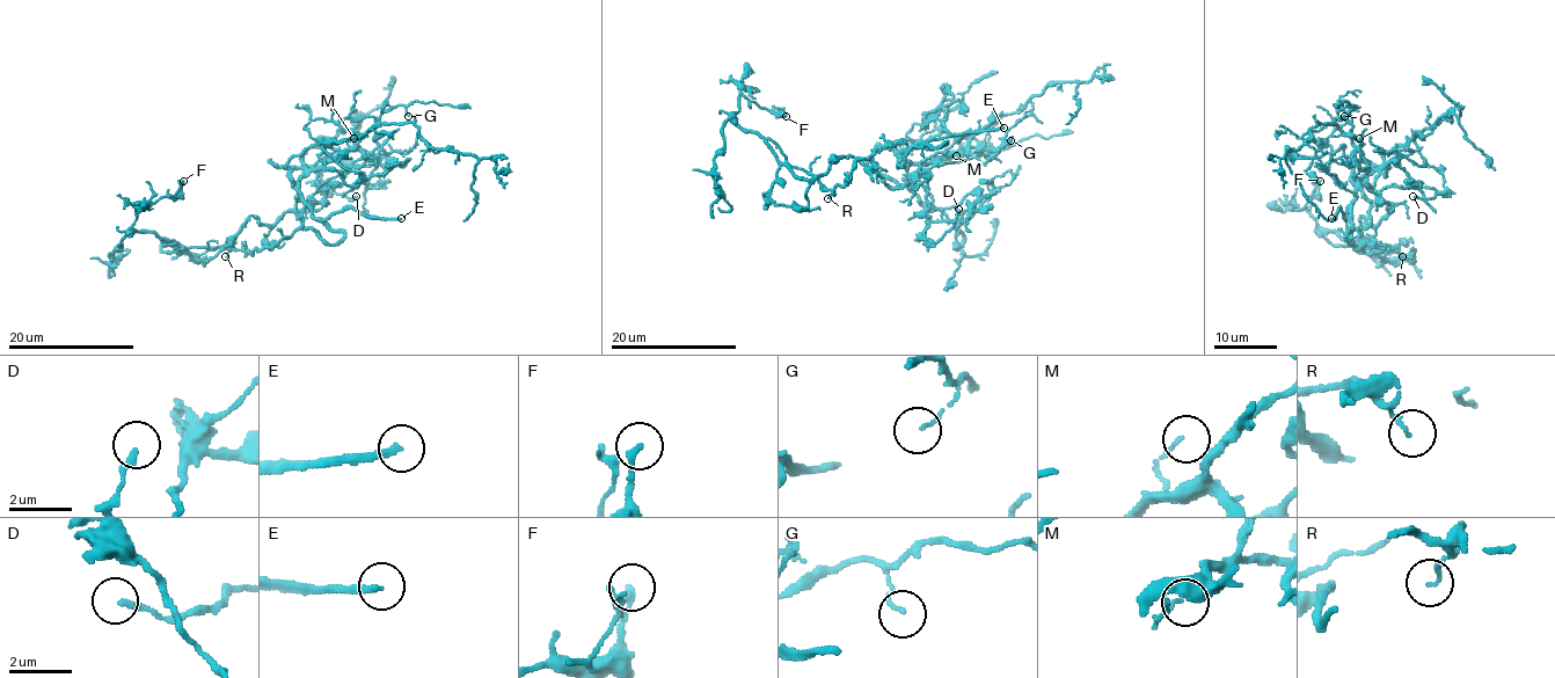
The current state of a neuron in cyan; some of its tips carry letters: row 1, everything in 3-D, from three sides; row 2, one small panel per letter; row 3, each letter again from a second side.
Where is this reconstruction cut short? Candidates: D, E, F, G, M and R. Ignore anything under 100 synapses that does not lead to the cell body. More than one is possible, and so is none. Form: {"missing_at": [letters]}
{"missing_at": ["E"]}

